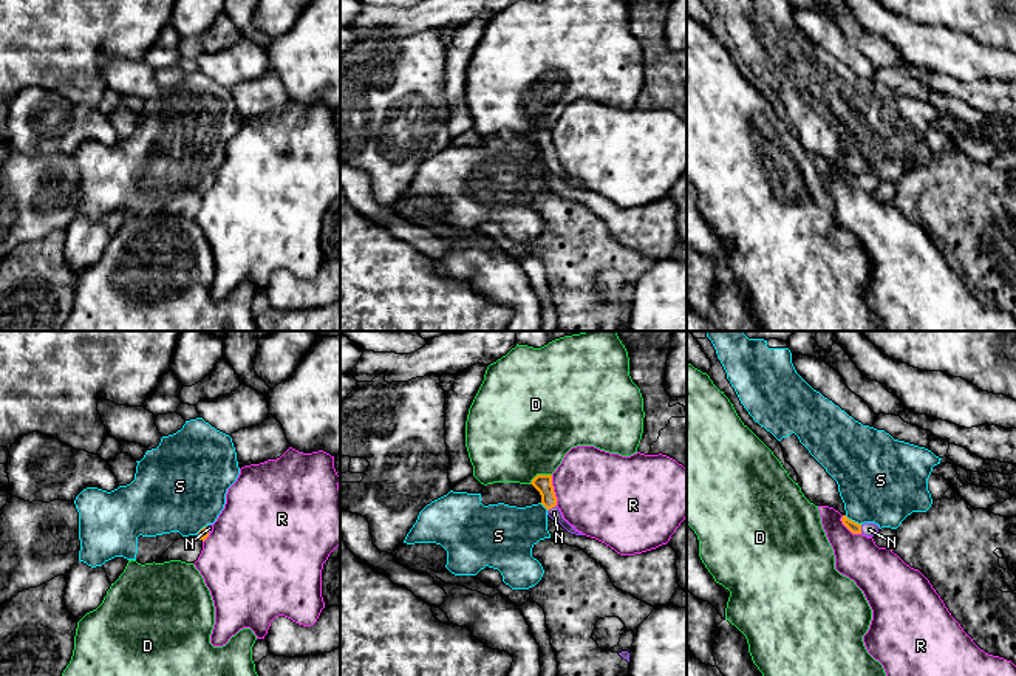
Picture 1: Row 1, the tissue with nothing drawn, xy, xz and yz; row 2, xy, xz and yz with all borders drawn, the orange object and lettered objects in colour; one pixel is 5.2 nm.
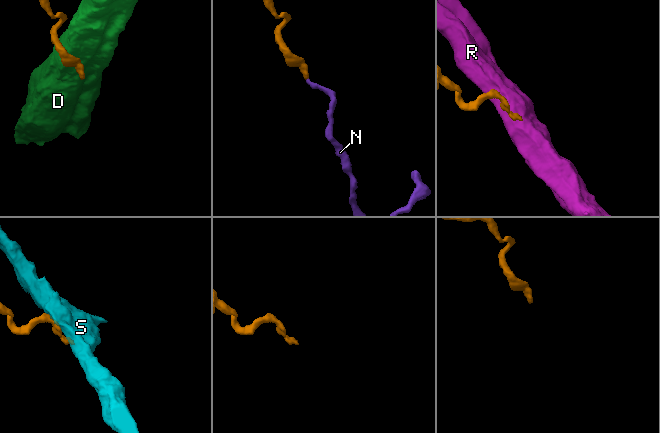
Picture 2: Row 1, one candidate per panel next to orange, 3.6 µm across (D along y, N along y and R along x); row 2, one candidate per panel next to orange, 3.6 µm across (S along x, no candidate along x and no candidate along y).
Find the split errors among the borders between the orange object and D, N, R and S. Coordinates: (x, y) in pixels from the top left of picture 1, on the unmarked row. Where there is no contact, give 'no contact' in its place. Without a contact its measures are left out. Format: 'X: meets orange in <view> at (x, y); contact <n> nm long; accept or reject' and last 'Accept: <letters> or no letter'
D: meets orange in xz at (540, 129); contact 130 nm long; reject
N: meets orange in xz at (551, 161); contact 60 nm long; accept
R: meets orange in xz at (552, 144); contact 160 nm long; reject
S: meets orange in yz at (851, 174); contact 100 nm long; reject
Accept: N

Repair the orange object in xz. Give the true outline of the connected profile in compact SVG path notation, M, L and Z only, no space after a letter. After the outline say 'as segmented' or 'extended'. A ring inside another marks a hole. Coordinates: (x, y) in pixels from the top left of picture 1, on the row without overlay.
M537 128L530 138L540 145L541 158L547 162L547 169L552 173L558 175L568 186L583 189L563 172L560 162L557 161L557 150L552 139L552 128Z | extended

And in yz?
M843 169L841 175L852 187L863 187L866 190L874 190L880 183L875 176L858 178L849 173L846 169Z | extended

